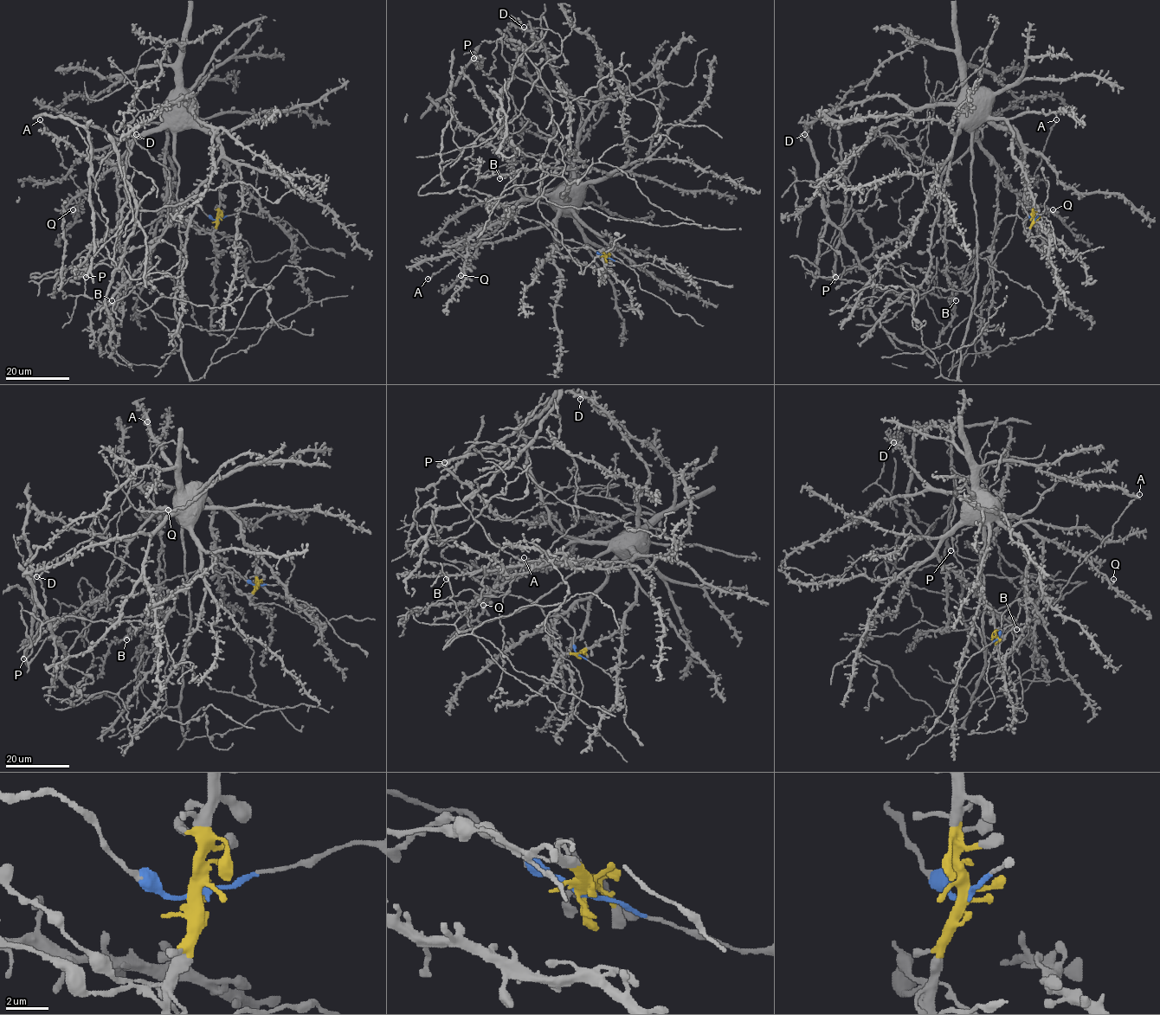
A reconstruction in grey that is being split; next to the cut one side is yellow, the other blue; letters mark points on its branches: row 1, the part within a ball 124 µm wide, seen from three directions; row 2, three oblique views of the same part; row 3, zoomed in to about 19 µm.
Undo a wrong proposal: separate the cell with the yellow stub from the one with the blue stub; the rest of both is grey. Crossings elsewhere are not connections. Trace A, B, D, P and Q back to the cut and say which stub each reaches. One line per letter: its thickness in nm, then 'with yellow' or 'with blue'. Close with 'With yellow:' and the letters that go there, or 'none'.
A: 200 nm | with yellow
B: 400 nm | with yellow
D: 160 nm | with yellow
P: 380 nm | with blue
Q: 320 nm | with yellow
With yellow: A, B, D, Q

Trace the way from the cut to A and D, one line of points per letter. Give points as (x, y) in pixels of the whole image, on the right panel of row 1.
A: (1034, 219), (1013, 131), (1004, 119), (974, 126), (975, 139), (1021, 195), (1056, 119)
D: (1034, 219), (1031, 184), (1003, 119), (870, 96), (822, 114), (804, 135)

